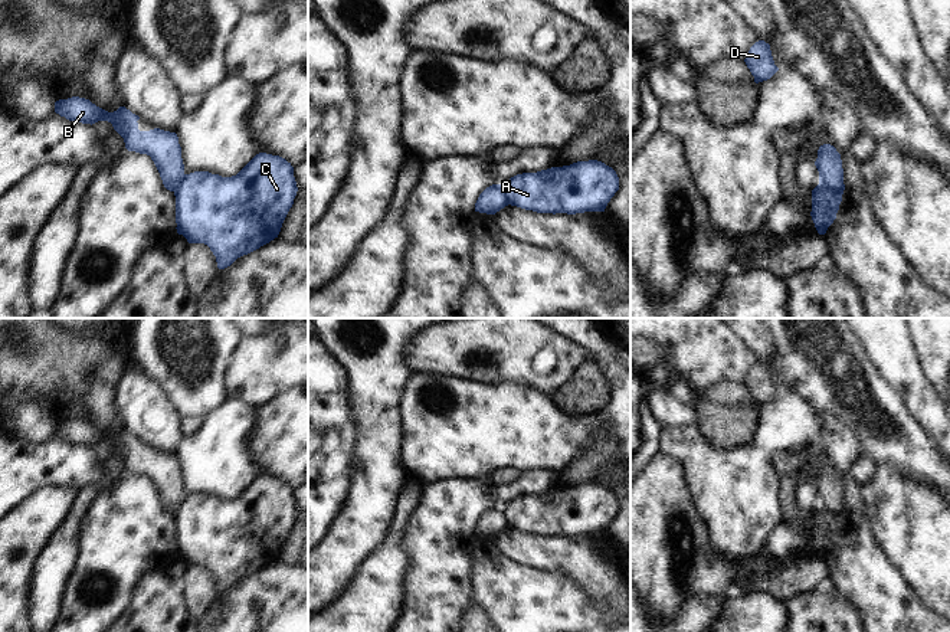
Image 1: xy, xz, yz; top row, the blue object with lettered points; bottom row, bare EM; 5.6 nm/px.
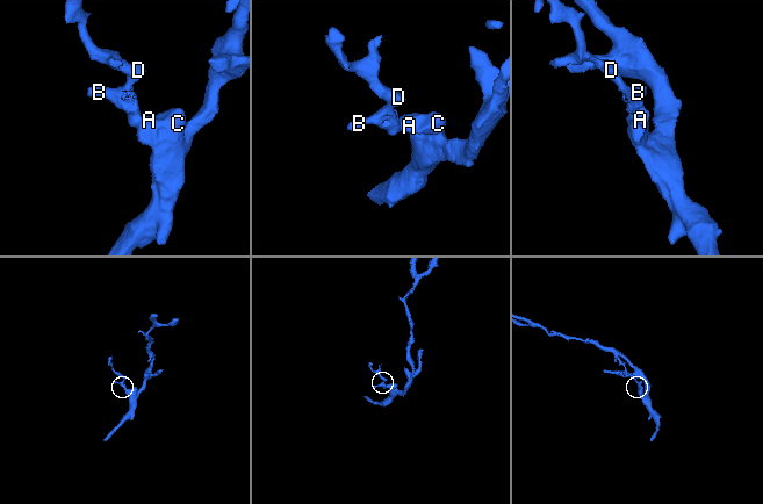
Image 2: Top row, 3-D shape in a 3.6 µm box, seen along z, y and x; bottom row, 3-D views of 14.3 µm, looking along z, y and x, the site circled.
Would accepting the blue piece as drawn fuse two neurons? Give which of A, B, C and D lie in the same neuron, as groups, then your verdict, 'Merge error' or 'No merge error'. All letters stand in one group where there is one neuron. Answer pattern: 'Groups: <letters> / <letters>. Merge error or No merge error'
Groups: A C / B D. Merge error.

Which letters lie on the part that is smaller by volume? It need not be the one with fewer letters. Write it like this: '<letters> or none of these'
B, D.

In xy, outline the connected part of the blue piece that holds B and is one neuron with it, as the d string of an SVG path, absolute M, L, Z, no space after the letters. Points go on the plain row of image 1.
M72 419L56 423L55 435L73 445L91 448L98 443L111 445L114 452L124 461L128 474L151 479L167 513L174 514L178 504L184 500L184 487L177 456L160 451L140 453L137 445L140 439L125 429L108 435L89 422Z

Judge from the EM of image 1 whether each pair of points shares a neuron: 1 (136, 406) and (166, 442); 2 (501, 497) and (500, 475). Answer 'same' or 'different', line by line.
1: same
2: different

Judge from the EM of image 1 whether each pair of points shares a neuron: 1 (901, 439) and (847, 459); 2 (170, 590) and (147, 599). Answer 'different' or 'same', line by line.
1: different
2: same

